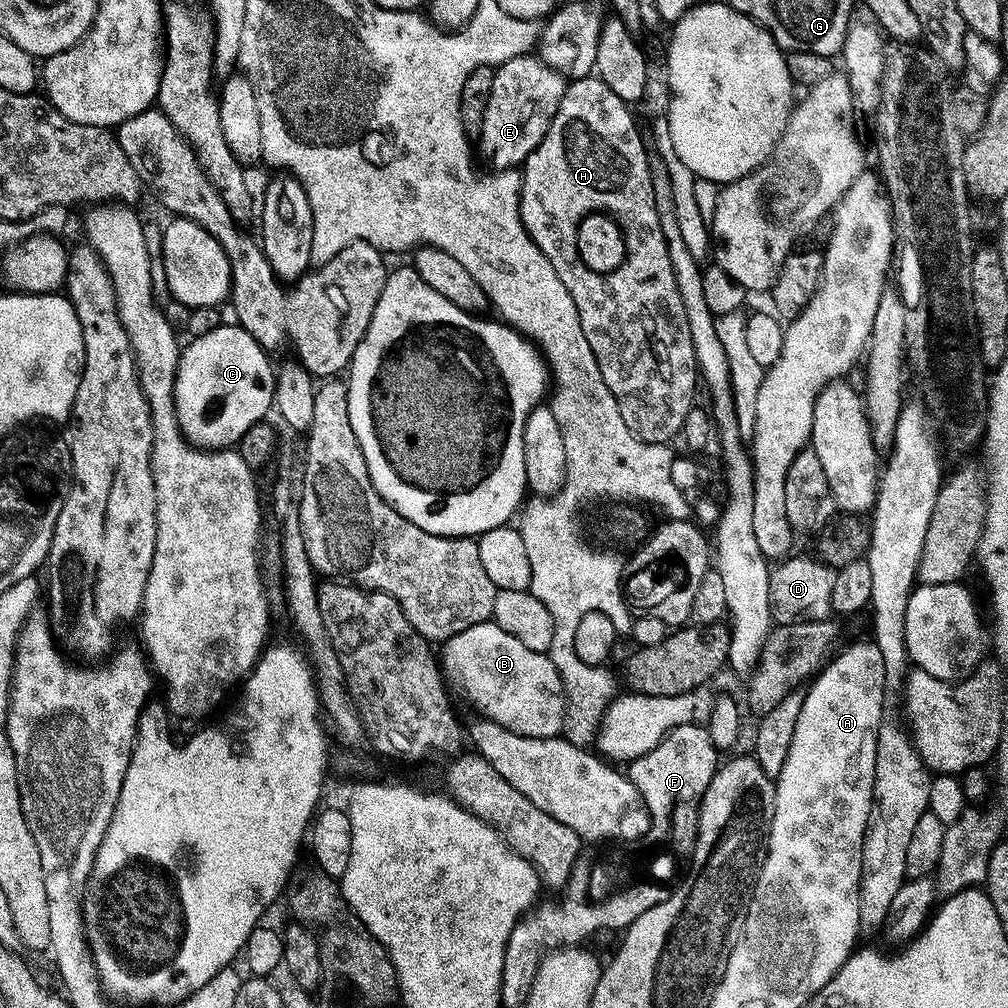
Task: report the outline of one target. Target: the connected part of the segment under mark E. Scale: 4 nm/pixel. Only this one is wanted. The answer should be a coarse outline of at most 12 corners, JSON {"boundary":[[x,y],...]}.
{"boundary":[[532,54],[501,64],[478,135],[521,167],[560,112],[564,77]]}

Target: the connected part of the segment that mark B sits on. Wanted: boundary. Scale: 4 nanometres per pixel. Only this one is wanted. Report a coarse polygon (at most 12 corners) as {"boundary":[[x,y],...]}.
{"boundary":[[495,622],[442,651],[481,717],[532,740],[568,704],[545,653]]}

